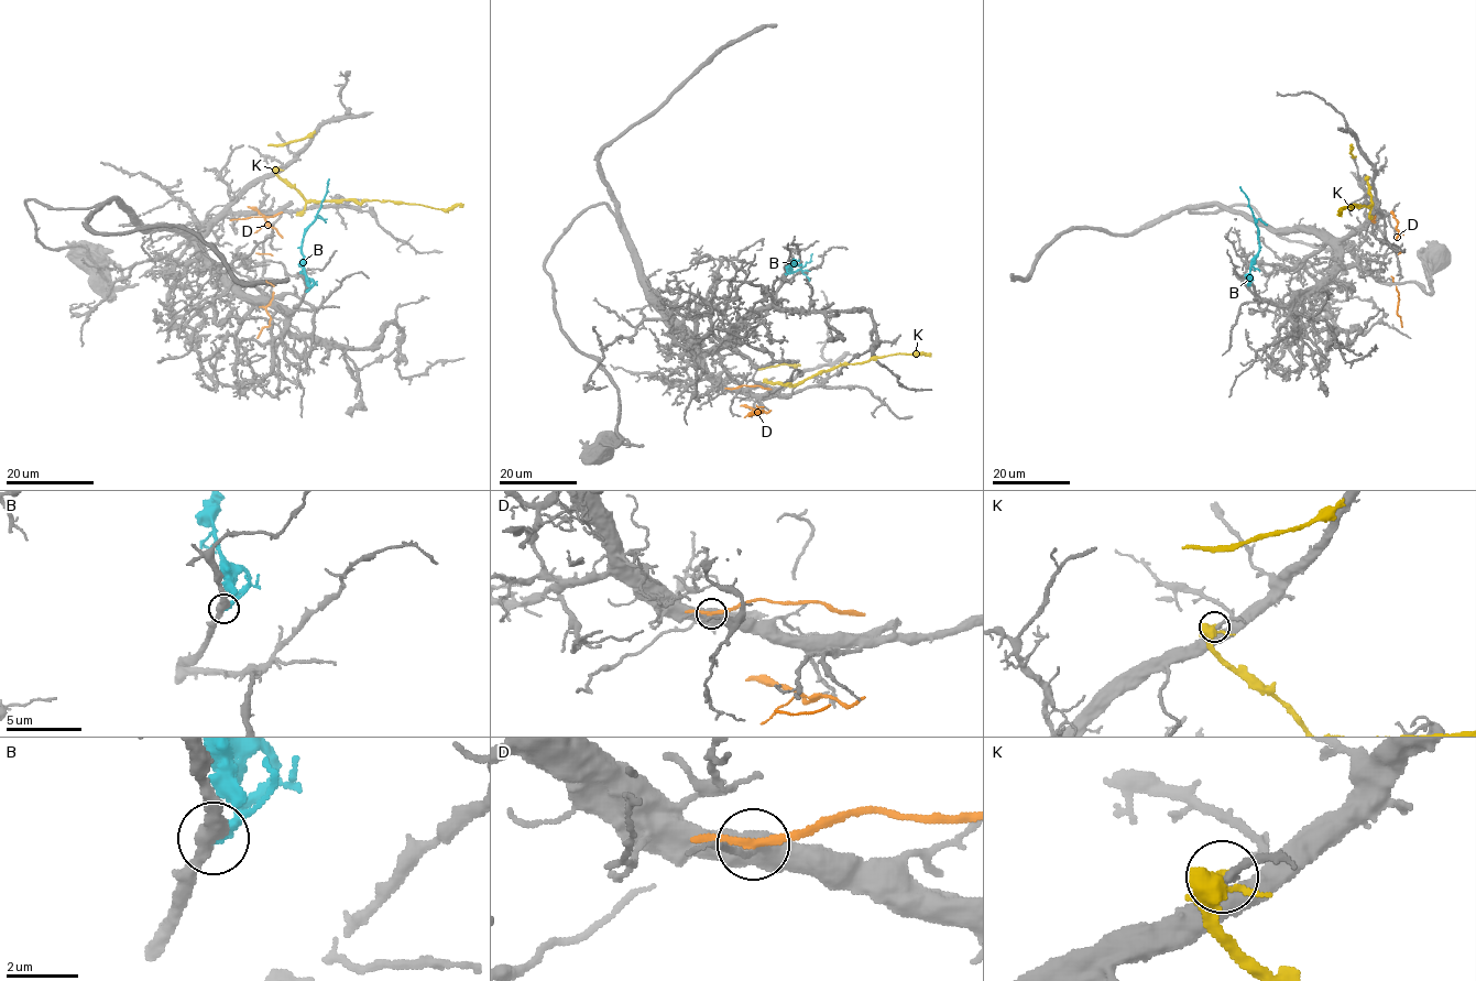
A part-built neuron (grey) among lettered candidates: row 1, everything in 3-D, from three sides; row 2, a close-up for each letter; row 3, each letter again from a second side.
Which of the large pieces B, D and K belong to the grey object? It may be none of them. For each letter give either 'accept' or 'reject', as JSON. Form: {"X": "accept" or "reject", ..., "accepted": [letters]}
{"B": "accept", "D": "reject", "K": "reject", "accepted": ["B"]}

